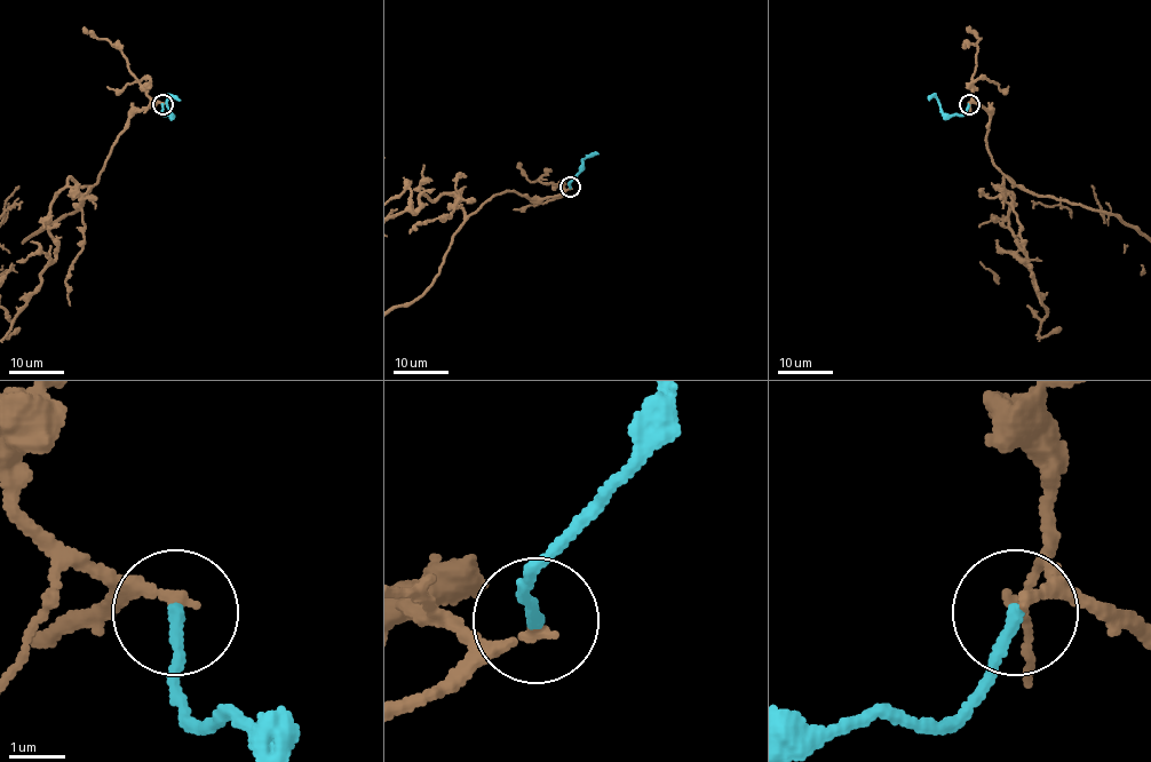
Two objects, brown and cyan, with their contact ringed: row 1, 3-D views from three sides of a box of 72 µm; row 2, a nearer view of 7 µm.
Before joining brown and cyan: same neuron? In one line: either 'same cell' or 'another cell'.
same cell

